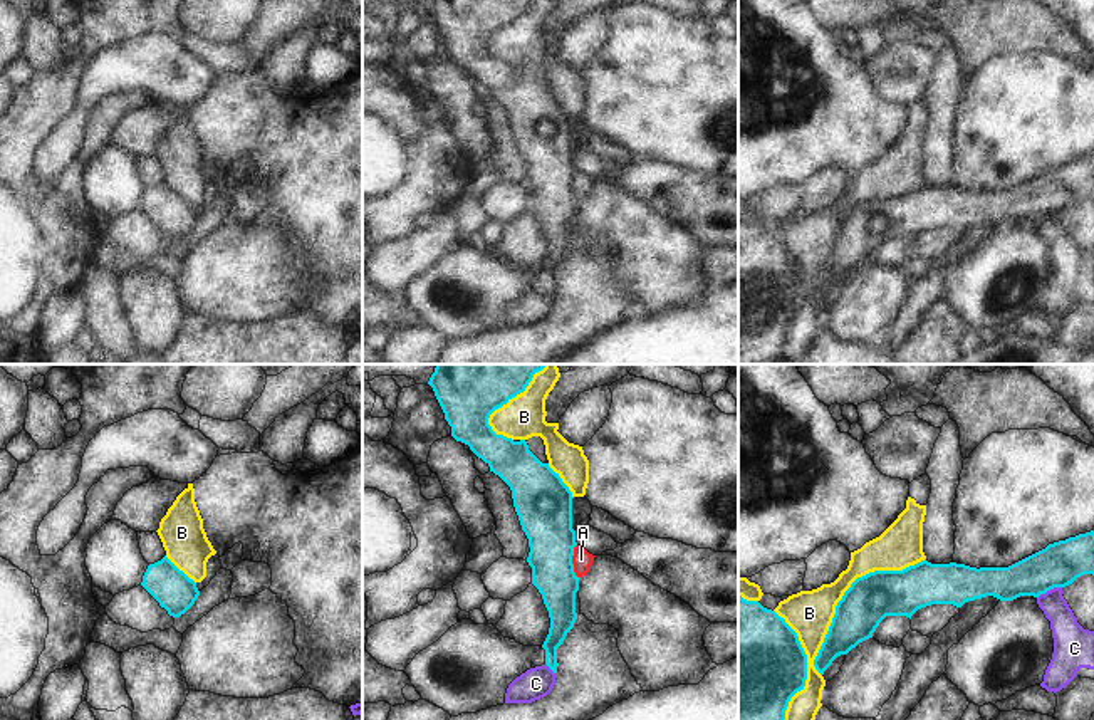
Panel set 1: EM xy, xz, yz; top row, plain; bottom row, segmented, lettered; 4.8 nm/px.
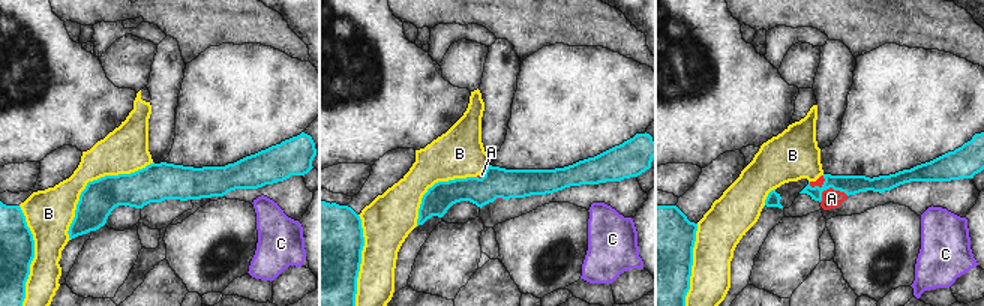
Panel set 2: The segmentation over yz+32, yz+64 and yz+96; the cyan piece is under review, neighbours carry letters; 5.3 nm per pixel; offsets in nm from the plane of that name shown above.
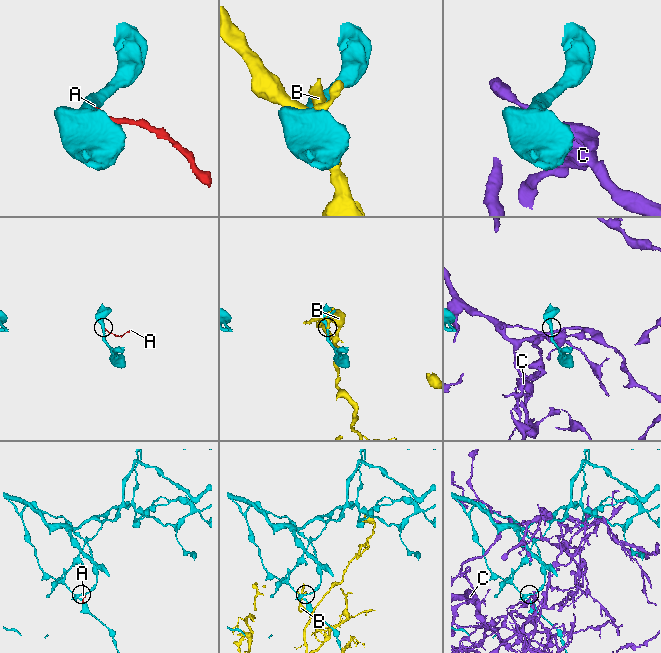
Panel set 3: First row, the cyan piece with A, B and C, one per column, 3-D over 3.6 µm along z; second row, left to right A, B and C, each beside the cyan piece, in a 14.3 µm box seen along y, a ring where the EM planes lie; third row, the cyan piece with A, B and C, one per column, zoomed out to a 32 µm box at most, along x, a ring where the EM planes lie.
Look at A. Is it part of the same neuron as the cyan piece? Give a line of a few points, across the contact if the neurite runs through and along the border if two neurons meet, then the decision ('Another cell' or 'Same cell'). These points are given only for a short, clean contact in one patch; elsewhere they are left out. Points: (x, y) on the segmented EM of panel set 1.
Line: xz (576, 544), (573, 569), (578, 578). Another cell

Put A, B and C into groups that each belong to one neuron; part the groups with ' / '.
A B / C

